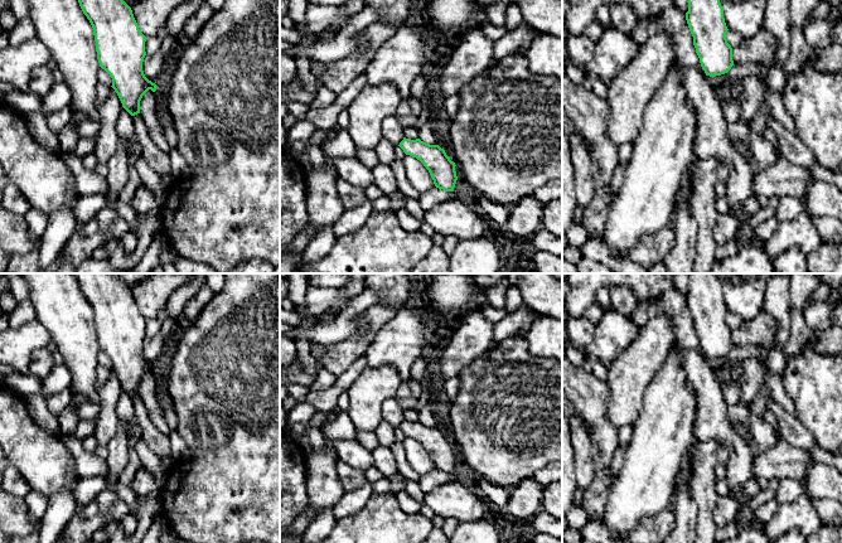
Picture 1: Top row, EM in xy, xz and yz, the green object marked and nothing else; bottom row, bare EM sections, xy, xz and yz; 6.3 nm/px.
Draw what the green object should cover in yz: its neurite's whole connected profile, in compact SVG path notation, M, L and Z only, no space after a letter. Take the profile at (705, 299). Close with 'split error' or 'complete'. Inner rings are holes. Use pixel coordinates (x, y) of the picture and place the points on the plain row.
M688 273L686 302L693 328L706 358L727 355L734 348L732 330L727 325L724 290L715 273Z; complete

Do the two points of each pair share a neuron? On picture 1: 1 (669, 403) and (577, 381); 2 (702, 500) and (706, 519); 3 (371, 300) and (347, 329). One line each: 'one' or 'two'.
1: two
2: one
3: one

